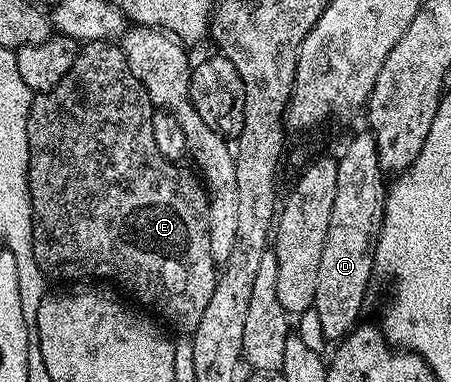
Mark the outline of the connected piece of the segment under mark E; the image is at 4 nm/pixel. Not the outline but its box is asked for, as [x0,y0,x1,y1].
[26,41,218,332]

